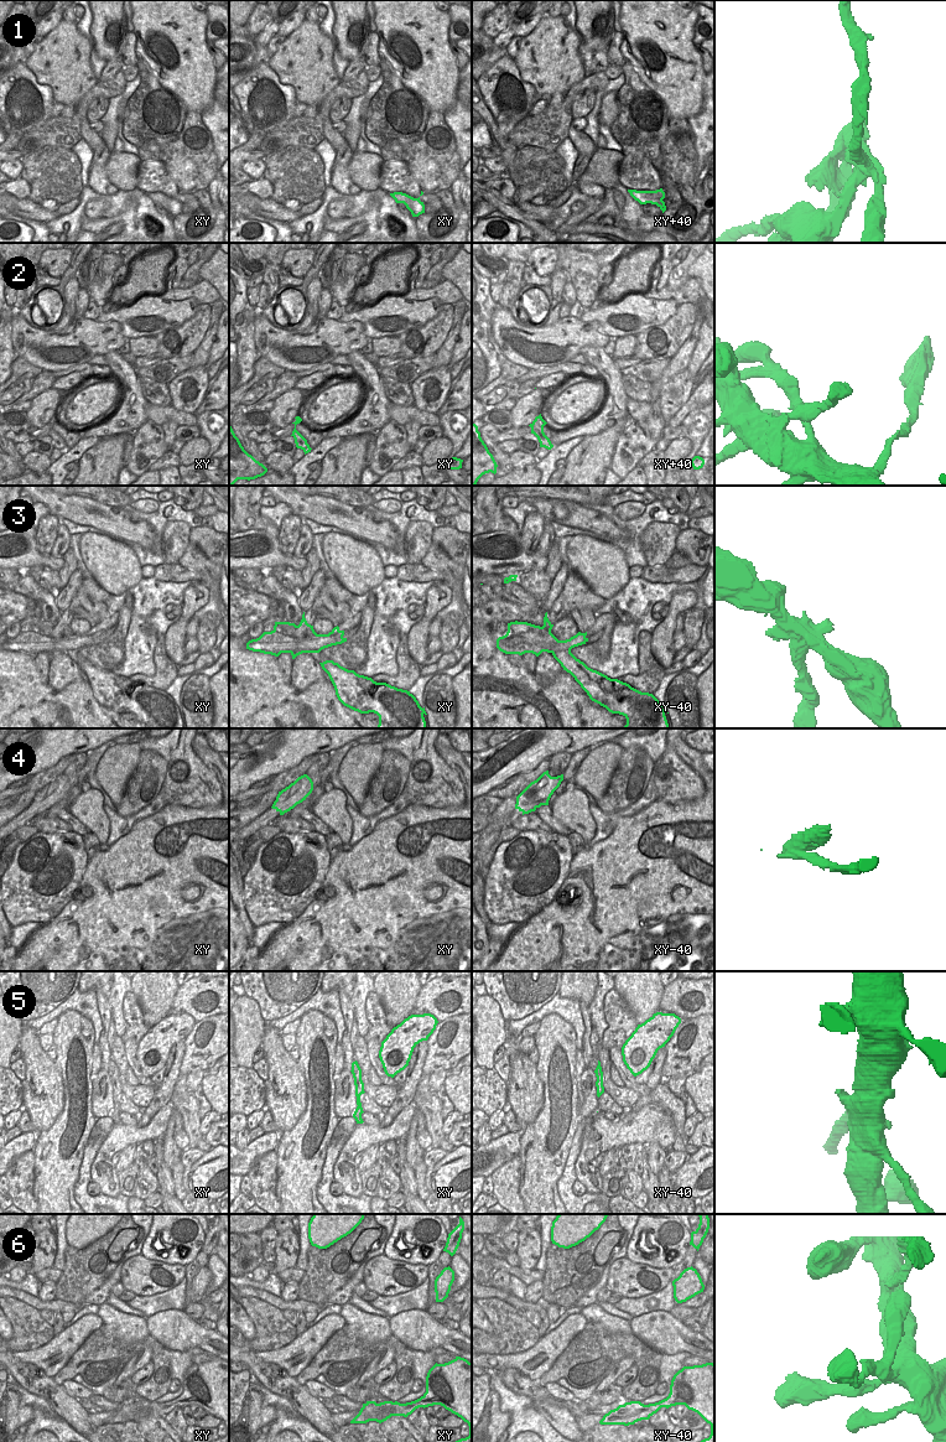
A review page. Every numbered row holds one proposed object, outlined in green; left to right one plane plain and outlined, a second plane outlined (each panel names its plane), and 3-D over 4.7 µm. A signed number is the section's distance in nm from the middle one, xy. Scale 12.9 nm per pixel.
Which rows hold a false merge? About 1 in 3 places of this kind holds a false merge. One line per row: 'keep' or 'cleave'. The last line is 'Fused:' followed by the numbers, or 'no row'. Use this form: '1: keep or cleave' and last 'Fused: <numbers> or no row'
1: cleave
2: keep
3: cleave
4: cleave
5: cleave
6: keep
Fused: 1, 3, 4, 5

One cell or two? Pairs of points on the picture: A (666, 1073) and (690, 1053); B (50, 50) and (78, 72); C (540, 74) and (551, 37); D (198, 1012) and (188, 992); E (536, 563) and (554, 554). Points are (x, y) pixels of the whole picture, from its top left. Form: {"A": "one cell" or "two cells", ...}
{"A": "one cell", "B": "one cell", "C": "one cell", "D": "one cell", "E": "two cells"}

